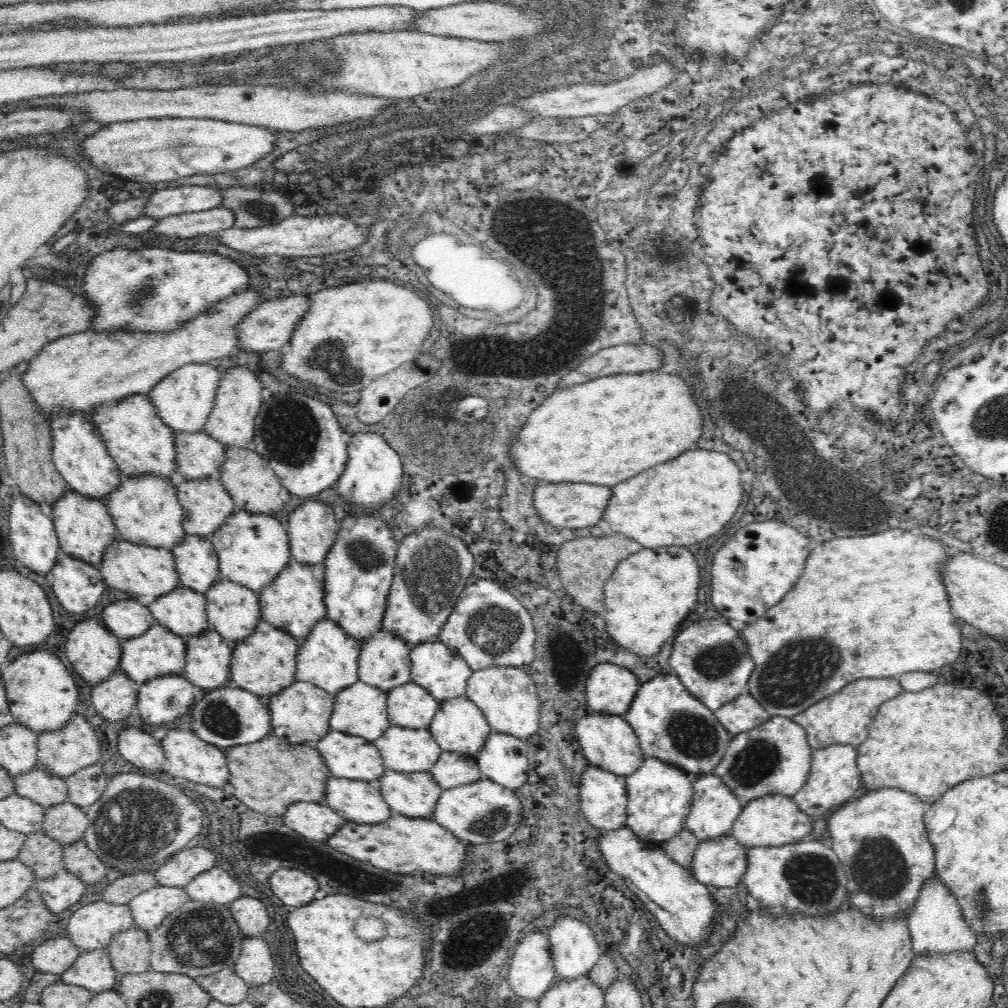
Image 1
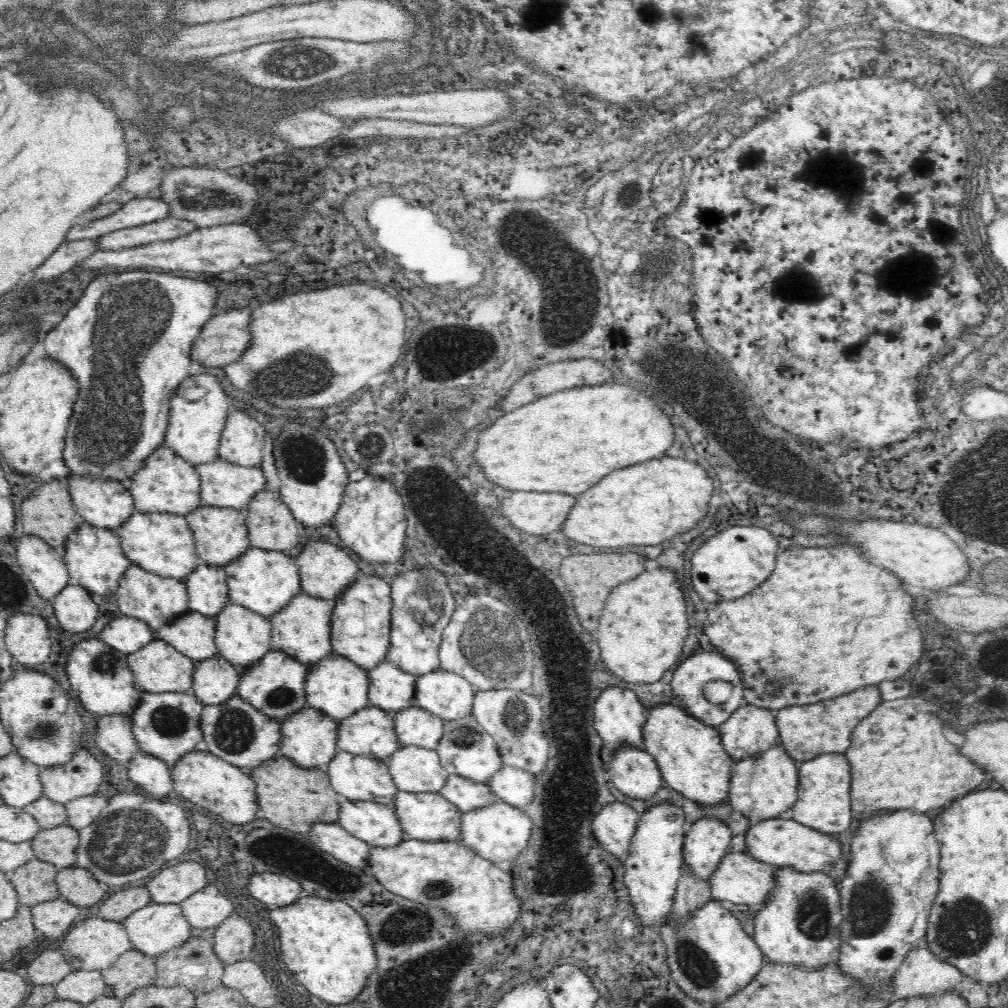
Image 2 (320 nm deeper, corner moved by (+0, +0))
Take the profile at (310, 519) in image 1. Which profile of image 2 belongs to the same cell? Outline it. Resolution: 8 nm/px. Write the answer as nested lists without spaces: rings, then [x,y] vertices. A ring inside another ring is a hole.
[[[310,540],[298,558],[295,558],[300,573],[302,593],[322,600],[336,600],[357,581],[360,570],[356,562],[346,555],[339,546],[325,540]]]

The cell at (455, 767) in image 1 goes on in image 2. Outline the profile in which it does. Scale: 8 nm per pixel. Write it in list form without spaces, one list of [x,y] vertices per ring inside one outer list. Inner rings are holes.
[[[449,774],[439,793],[457,806],[461,813],[472,812],[498,801],[489,785],[478,784],[455,774]]]

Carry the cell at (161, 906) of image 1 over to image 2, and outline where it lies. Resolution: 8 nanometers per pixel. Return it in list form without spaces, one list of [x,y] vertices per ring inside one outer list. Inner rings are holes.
[[[152,901],[148,906],[132,912],[123,924],[132,947],[148,957],[164,955],[183,946],[191,938],[192,928],[182,914],[181,904],[156,904]]]

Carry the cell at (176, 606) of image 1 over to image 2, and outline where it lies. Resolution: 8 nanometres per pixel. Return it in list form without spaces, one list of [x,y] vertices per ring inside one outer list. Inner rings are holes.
[[[188,611],[180,618],[162,626],[160,638],[171,644],[180,654],[196,662],[204,662],[219,654],[215,643],[216,621],[214,617]]]

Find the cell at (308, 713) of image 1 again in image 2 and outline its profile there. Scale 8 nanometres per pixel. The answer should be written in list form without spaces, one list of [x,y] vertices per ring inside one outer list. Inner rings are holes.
[[[306,706],[288,716],[281,723],[280,755],[289,758],[298,768],[315,768],[326,771],[338,752],[338,723],[323,712]]]

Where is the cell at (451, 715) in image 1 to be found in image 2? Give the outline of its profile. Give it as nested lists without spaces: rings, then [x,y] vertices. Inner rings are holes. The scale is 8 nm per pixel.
[[[473,714],[458,720],[444,721],[443,736],[436,750],[442,766],[449,774],[467,778],[478,784],[488,785],[492,776],[503,766],[495,740],[478,724]]]

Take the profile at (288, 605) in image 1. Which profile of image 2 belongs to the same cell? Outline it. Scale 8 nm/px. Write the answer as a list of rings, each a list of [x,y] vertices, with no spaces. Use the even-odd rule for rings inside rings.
[[[302,592],[299,596],[292,598],[288,606],[284,606],[282,610],[278,610],[276,614],[269,617],[271,650],[281,650],[309,668],[318,664],[320,660],[324,660],[330,652],[333,652],[331,616],[335,606],[336,600],[322,600]]]

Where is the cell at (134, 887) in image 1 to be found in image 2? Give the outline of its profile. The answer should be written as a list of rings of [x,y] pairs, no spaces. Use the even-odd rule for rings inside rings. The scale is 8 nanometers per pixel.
[[[132,888],[126,892],[117,892],[100,904],[98,918],[110,920],[112,922],[123,923],[132,912],[148,906],[152,902],[148,890],[144,888]]]

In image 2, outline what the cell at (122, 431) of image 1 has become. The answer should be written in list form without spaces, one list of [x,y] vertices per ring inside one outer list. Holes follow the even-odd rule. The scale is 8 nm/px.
[[[165,445],[146,460],[145,466],[128,480],[127,485],[138,513],[158,512],[186,517],[201,506],[201,479],[196,467],[180,459],[172,448]]]

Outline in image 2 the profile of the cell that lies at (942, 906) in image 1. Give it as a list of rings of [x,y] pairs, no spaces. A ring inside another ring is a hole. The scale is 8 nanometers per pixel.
[[[924,938],[895,972],[894,994],[890,1003],[912,998],[938,997],[954,991],[962,980],[964,975],[956,967],[938,961],[930,953]]]

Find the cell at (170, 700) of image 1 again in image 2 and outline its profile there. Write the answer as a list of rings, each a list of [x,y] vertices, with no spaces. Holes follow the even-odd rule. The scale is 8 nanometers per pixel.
[[[143,692],[136,710],[131,714],[132,730],[137,745],[143,754],[149,754],[154,758],[163,760],[171,768],[188,752],[203,747],[202,729],[200,729],[200,716],[202,716],[203,704],[192,692]]]

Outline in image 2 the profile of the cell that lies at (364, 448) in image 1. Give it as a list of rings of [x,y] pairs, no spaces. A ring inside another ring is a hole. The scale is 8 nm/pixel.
[[[367,474],[359,482],[349,482],[332,524],[344,544],[354,550],[364,562],[394,564],[404,554],[404,542],[406,542],[404,506],[396,492],[396,487],[388,483],[388,480]]]

